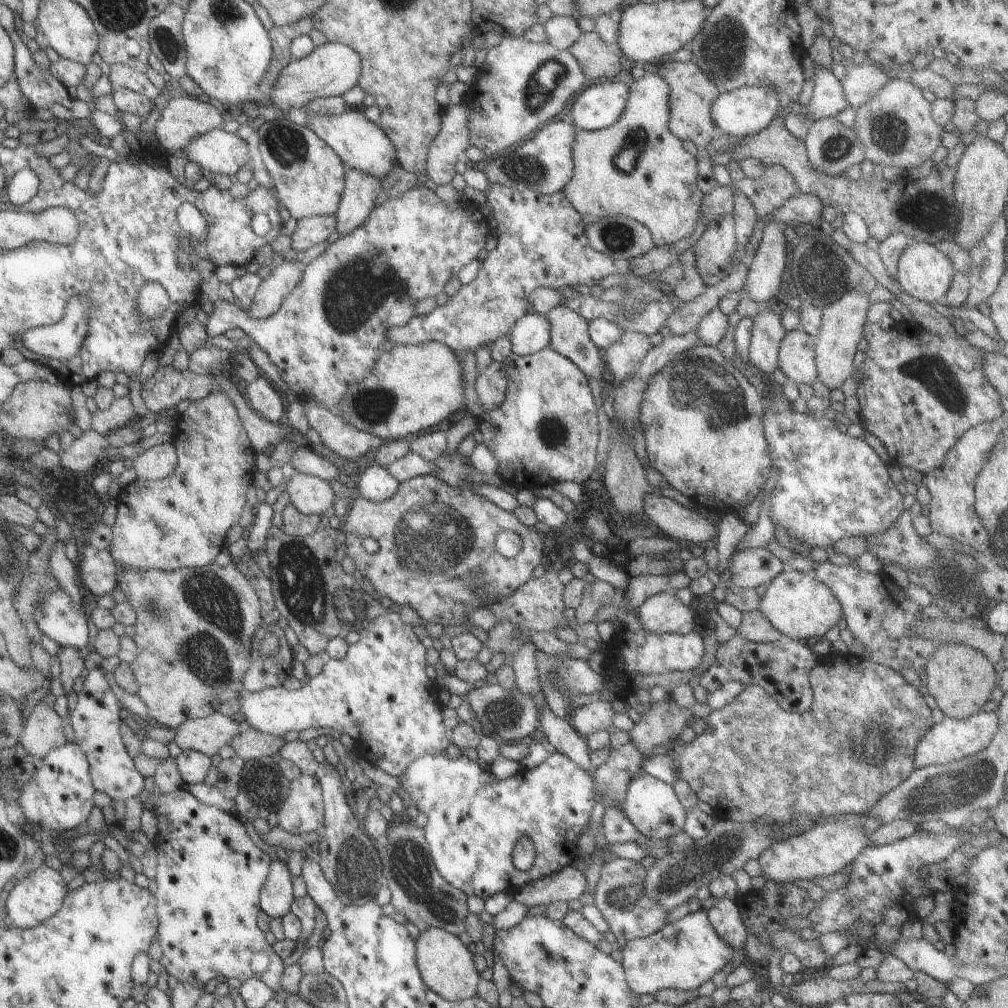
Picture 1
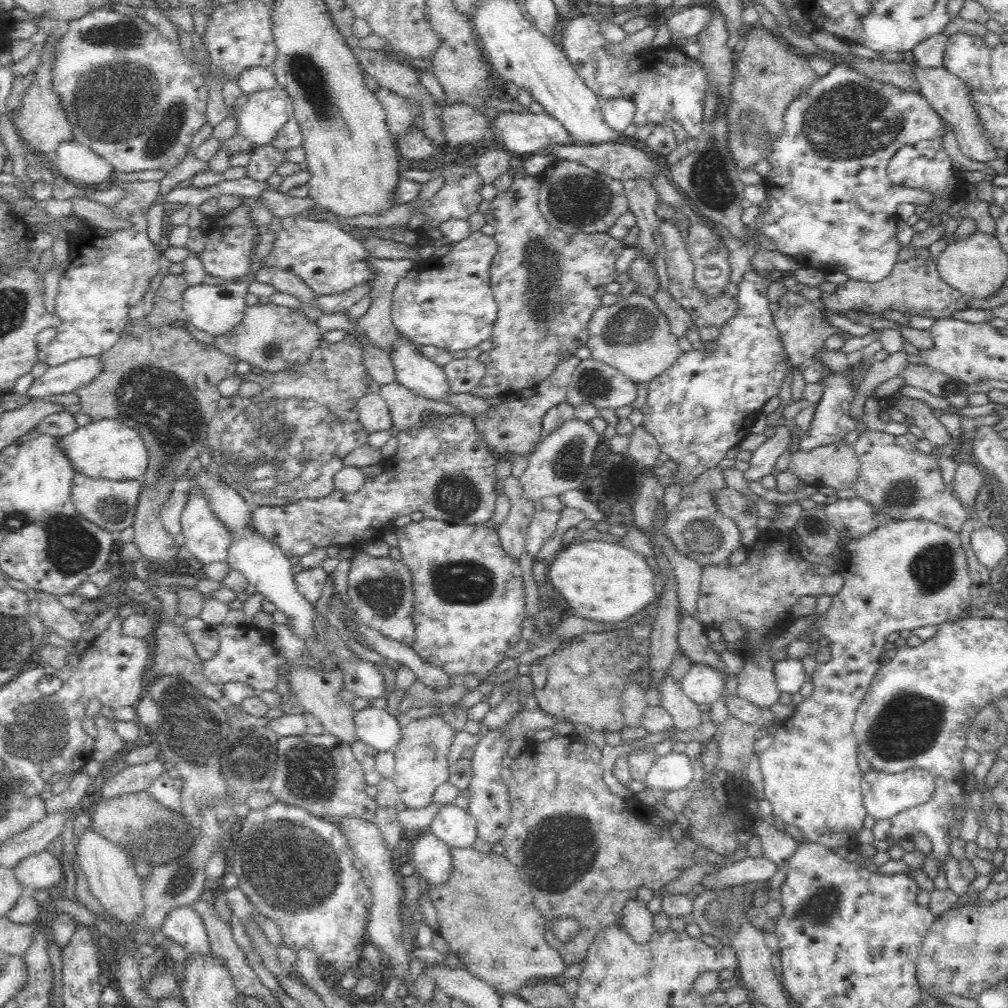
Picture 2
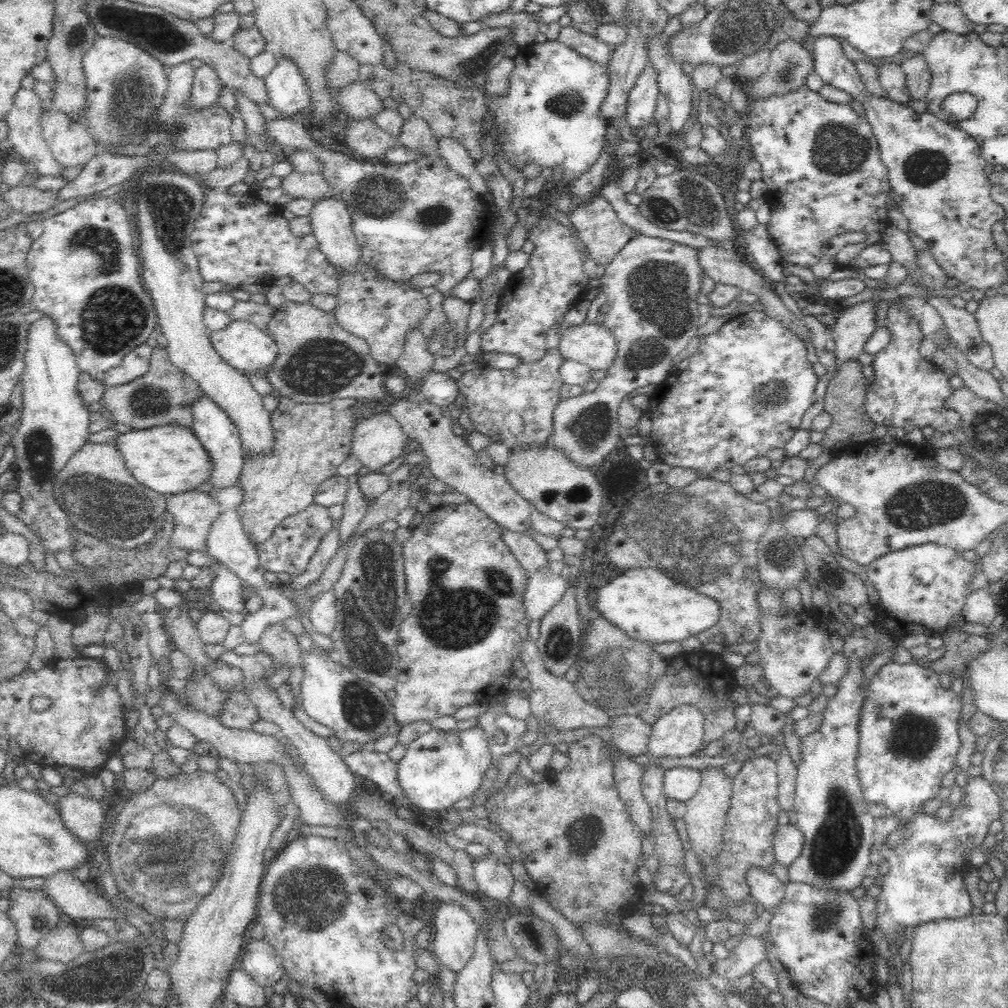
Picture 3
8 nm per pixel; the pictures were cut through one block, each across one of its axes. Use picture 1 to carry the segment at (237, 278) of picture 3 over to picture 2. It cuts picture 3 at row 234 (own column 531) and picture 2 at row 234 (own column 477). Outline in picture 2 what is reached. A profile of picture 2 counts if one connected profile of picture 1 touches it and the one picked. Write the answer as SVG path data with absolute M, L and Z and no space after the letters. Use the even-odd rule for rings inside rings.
M303 213L295 214L287 217L272 217L269 225L264 226L267 232L272 235L272 248L266 254L266 258L262 260L260 269L278 269L282 271L292 272L314 290L318 296L343 294L346 290L351 290L354 286L360 286L362 282L371 282L372 271L368 269L366 259L370 253L347 231L340 229L336 222L324 219L315 220L309 218Z

